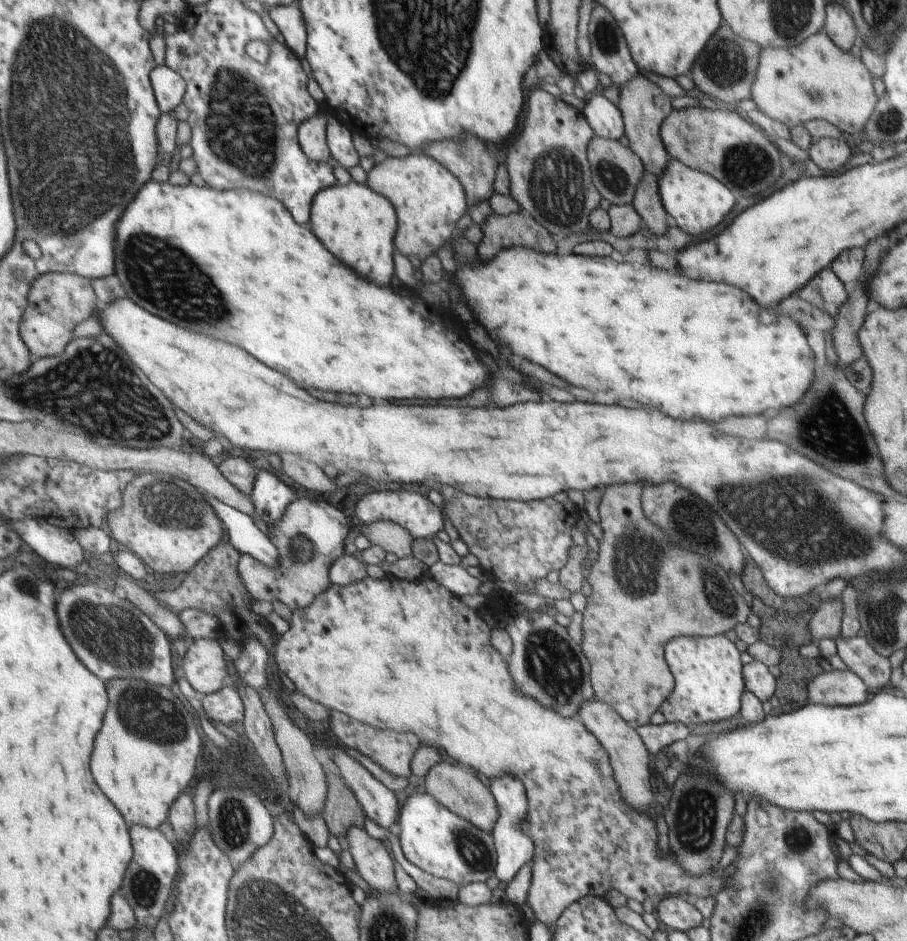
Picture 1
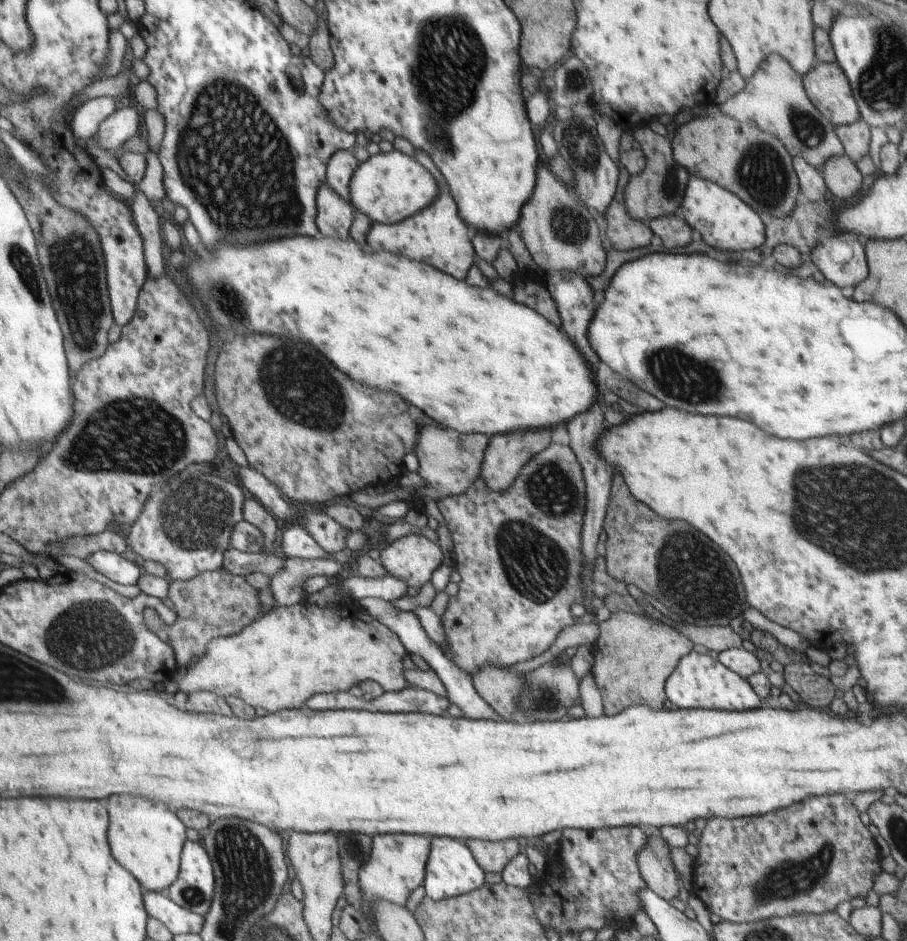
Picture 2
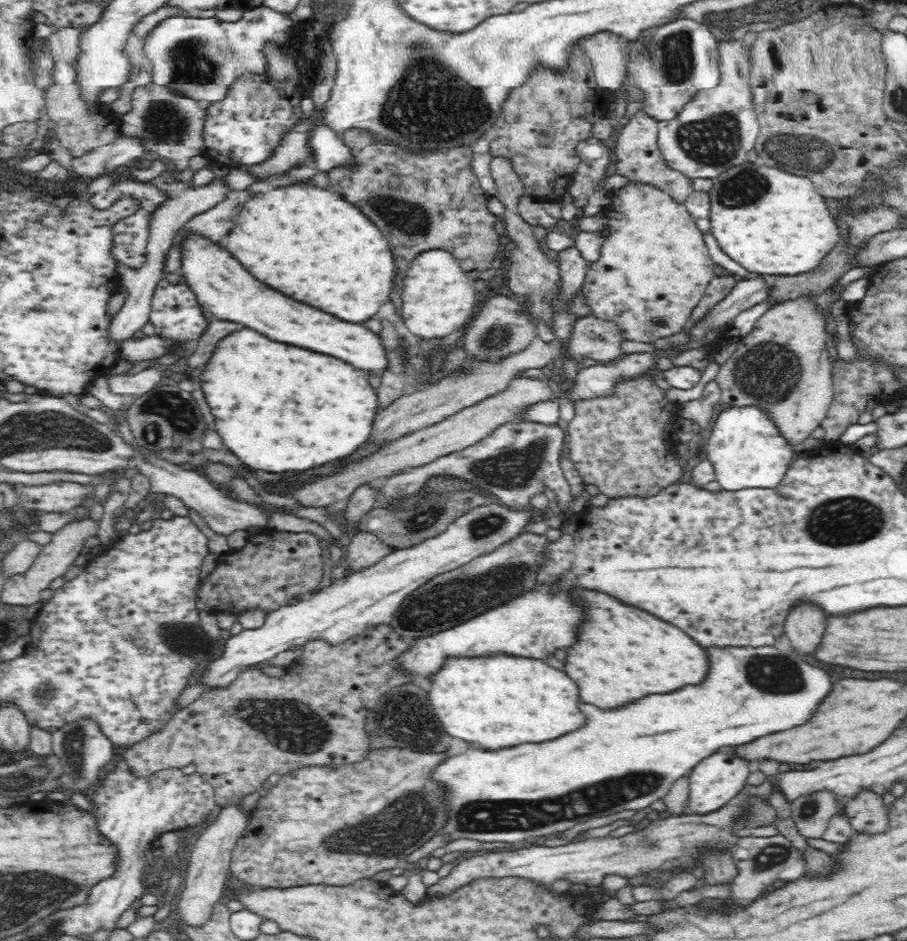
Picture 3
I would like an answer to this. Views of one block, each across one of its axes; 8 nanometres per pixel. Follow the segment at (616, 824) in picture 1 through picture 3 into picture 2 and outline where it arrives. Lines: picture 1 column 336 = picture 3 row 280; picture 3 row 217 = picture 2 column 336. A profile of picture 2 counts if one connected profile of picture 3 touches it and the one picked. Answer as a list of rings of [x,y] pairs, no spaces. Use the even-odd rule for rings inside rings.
[[[301,602],[295,608],[278,606],[275,610],[261,615],[251,626],[243,628],[241,634],[229,638],[215,638],[203,658],[189,664],[185,674],[177,671],[173,679],[178,690],[186,695],[201,690],[212,691],[223,698],[237,697],[253,708],[264,708],[270,713],[298,709],[321,694],[348,692],[352,686],[376,682],[383,691],[399,691],[405,687],[404,668],[401,660],[407,655],[397,634],[373,620],[365,620],[353,614],[355,605],[342,605],[337,608],[319,608],[313,603]]]

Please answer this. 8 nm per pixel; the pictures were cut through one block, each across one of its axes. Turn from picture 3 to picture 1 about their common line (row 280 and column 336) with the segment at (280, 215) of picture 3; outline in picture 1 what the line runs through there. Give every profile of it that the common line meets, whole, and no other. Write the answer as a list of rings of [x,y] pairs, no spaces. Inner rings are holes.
[[[151,180],[142,187],[141,192],[135,196],[133,204],[123,212],[121,222],[117,222],[117,274],[126,297],[139,304],[145,311],[153,312],[165,320],[181,324],[183,328],[203,332],[221,340],[227,340],[235,346],[241,346],[249,354],[257,356],[261,362],[269,364],[293,376],[305,388],[321,388],[331,392],[347,392],[353,396],[365,394],[373,400],[445,400],[445,398],[463,398],[467,392],[479,386],[487,372],[475,360],[475,354],[467,346],[467,342],[459,336],[455,328],[443,328],[443,320],[437,314],[423,312],[423,302],[415,298],[397,298],[391,294],[389,288],[377,288],[353,274],[353,270],[343,268],[343,264],[319,242],[319,238],[307,228],[299,226],[283,202],[265,196],[265,194],[247,188],[239,187],[237,190],[213,190],[209,185],[173,186],[170,181],[157,182]]]

